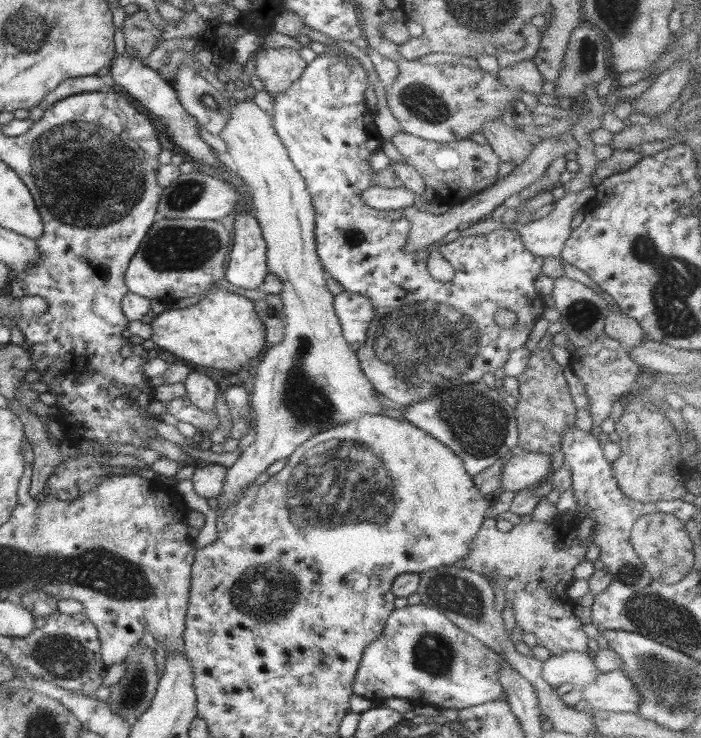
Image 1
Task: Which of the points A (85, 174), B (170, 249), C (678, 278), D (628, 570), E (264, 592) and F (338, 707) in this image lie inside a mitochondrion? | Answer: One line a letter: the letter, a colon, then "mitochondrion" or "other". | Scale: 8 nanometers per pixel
A: mitochondrion
B: mitochondrion
C: mitochondrion
D: mitochondrion
E: mitochondrion
F: other

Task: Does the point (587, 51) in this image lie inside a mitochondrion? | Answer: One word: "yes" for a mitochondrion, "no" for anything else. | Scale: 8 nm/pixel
yes

